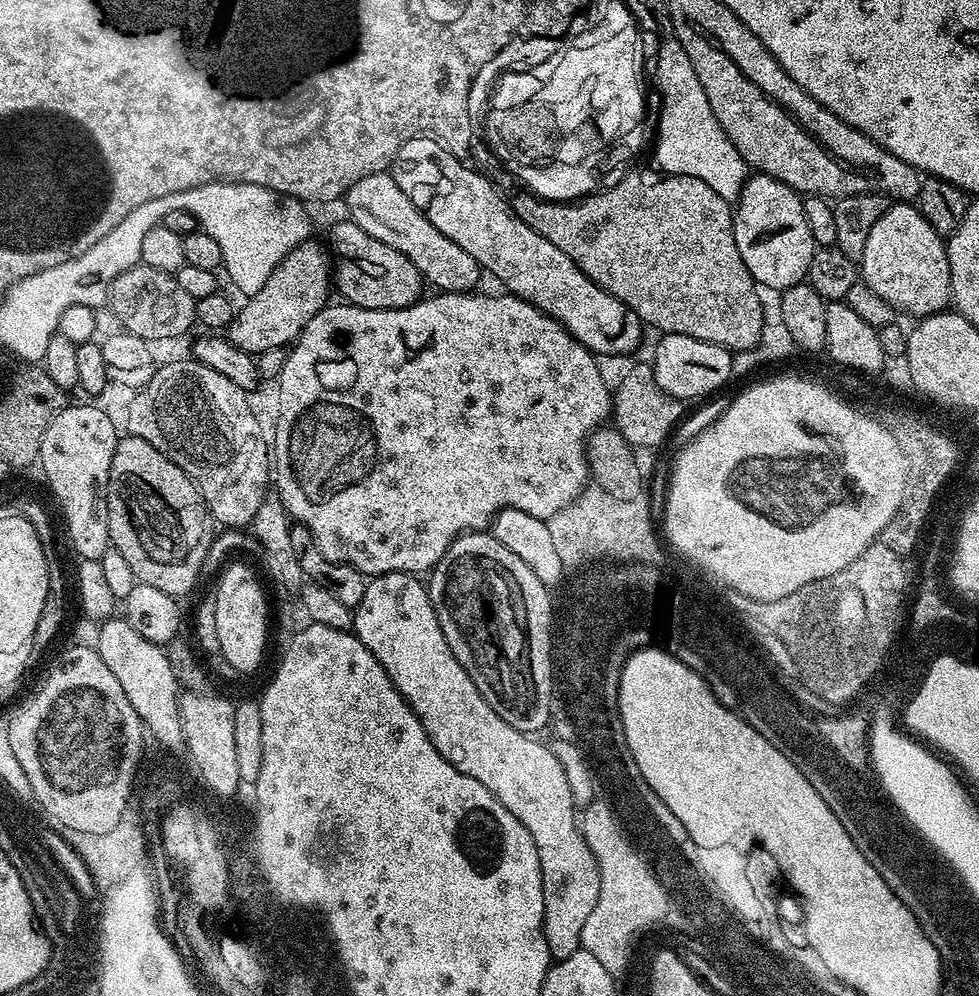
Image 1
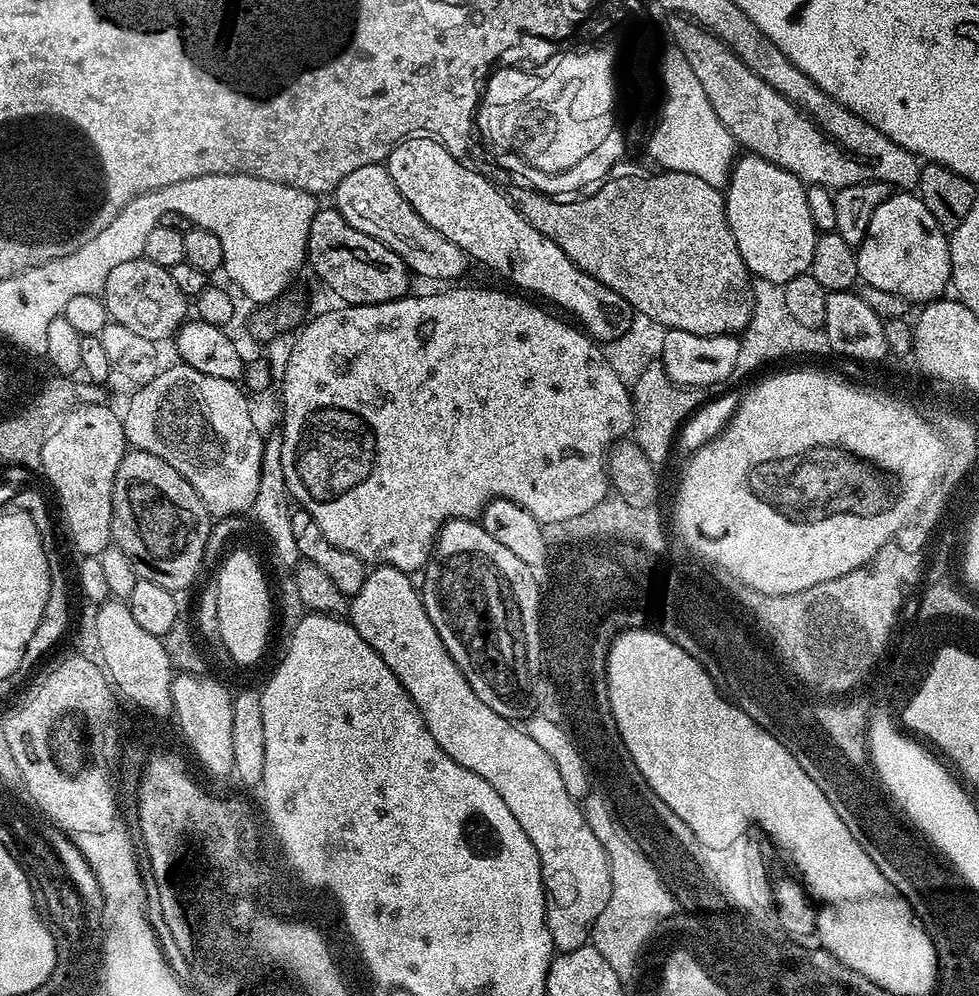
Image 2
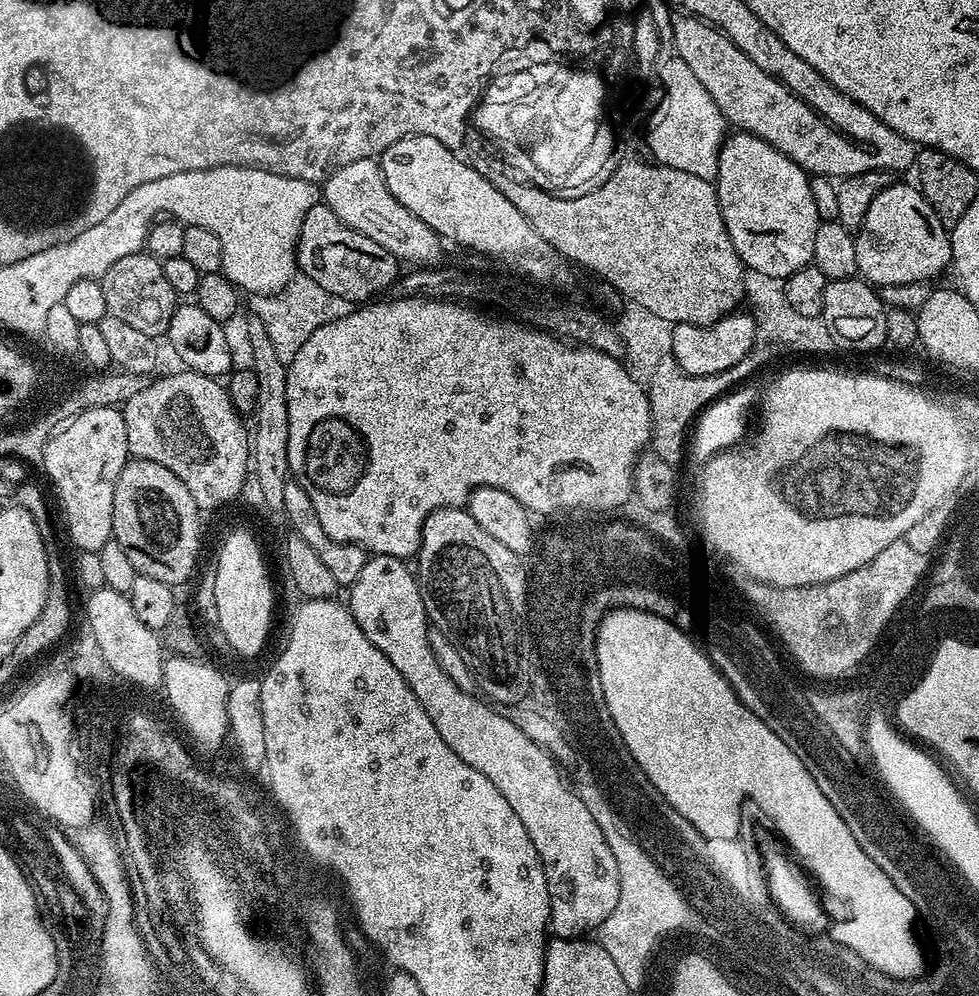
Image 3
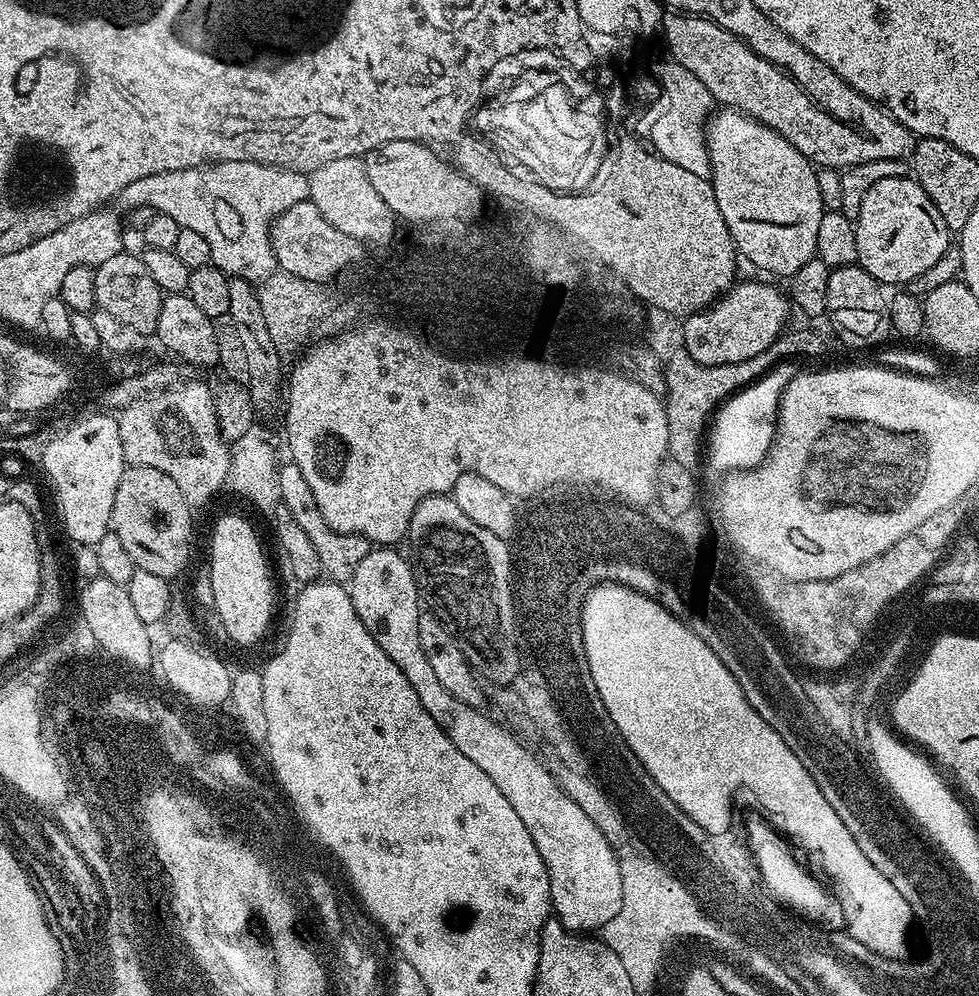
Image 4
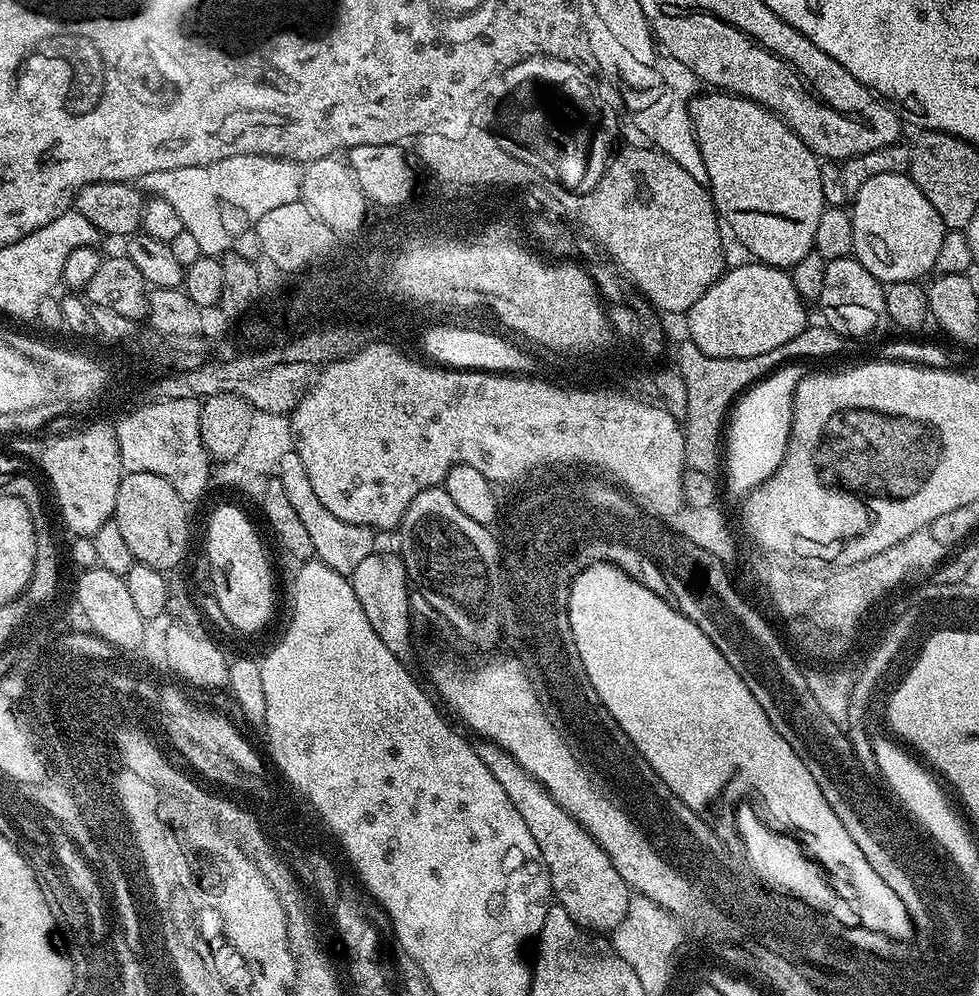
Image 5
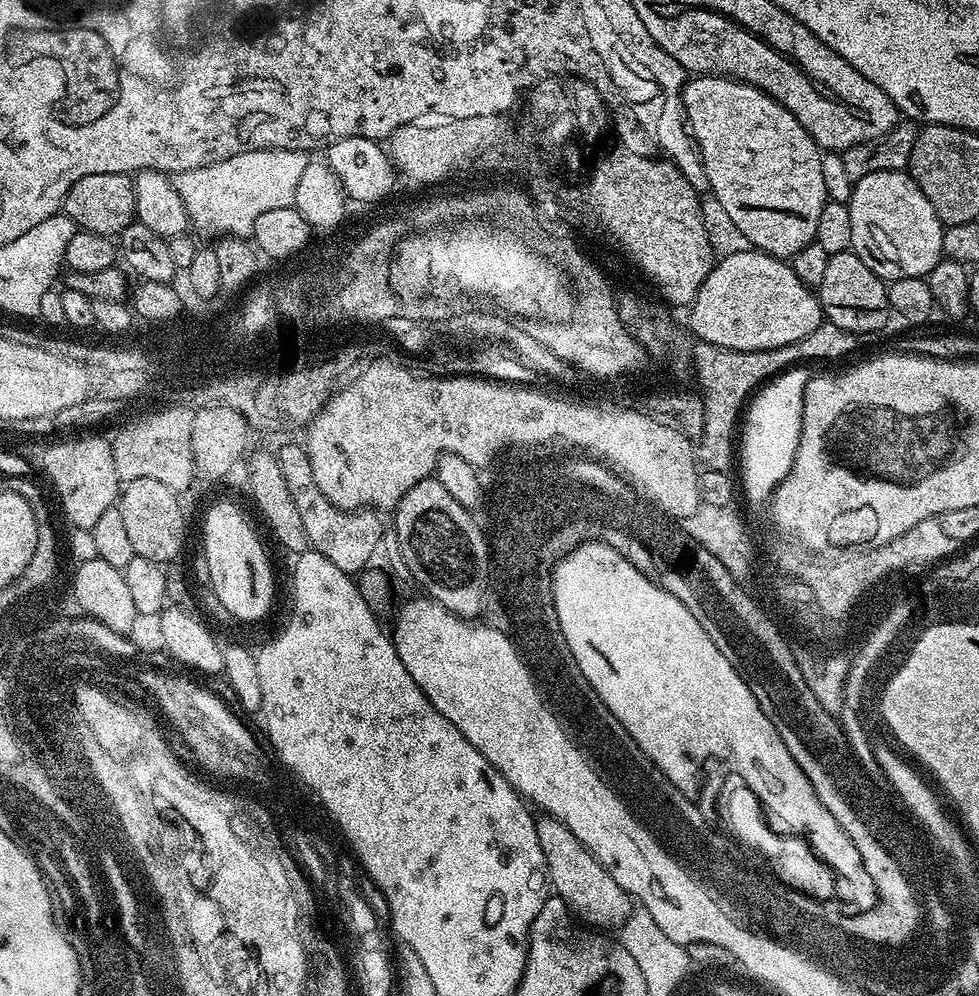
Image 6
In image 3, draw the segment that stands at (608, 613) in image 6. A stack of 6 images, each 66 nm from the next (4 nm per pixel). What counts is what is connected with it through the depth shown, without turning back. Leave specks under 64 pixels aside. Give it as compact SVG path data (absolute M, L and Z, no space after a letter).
M617 607L604 616L596 631L596 669L600 671L600 681L602 682L602 690L605 692L606 706L614 718L614 726L617 727L618 734L622 736L630 754L637 760L637 764L646 774L646 778L650 778L650 782L654 784L658 794L662 794L662 798L666 802L670 802L670 806L674 806L674 810L678 810L678 814L682 814L682 818L686 818L686 822L690 822L690 826L697 828L704 836L705 841L721 842L733 839L737 835L738 825L742 819L740 807L743 806L744 799L753 800L760 807L761 814L768 816L769 822L776 827L777 833L775 832L775 835L787 845L791 855L807 869L811 879L819 885L822 892L822 887L824 887L825 893L823 892L823 895L825 897L828 895L830 899L837 900L836 908L840 913L834 916L837 924L831 925L832 931L830 928L832 940L853 951L870 967L892 976L894 980L912 980L925 971L924 956L920 953L920 944L916 941L915 934L912 933L912 923L917 923L918 913L910 902L910 898L906 898L906 894L902 894L902 890L898 890L898 886L894 886L894 882L890 882L890 878L886 878L886 874L882 874L880 867L871 860L870 854L866 854L866 850L862 850L862 846L858 846L858 842L854 842L854 834L846 827L846 822L842 822L840 812L834 810L834 806L830 806L830 798L826 798L826 794L822 794L822 790L818 790L818 782L814 782L810 770L806 770L805 761L798 758L794 751L787 746L786 741L783 741L774 730L770 730L770 726L766 726L766 722L762 722L762 718L755 716L740 701L732 689L732 685L728 684L726 677L715 667L708 654L692 637L681 632L670 621L658 616L655 611Z

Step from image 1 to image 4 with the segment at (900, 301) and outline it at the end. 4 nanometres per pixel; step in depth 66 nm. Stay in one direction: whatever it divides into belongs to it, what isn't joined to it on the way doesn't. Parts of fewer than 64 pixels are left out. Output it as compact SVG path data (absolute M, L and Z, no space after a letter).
M908 176L882 178L882 182L870 186L854 223L859 267L884 286L907 286L930 270L950 247L946 222L919 182Z

